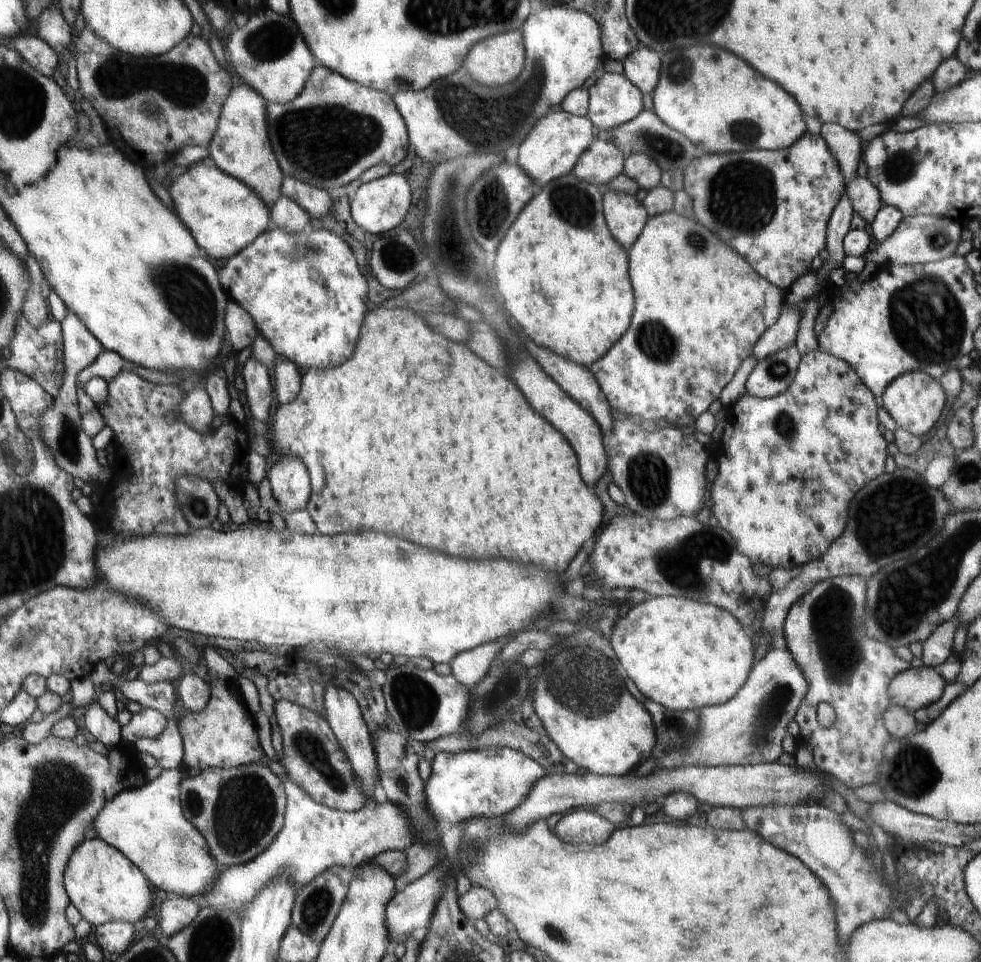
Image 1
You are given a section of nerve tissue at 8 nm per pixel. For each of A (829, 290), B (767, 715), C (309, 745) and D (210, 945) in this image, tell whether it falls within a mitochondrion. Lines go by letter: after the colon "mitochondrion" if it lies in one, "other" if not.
A: other
B: mitochondrion
C: mitochondrion
D: mitochondrion

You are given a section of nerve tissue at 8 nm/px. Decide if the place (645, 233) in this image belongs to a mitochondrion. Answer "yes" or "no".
no

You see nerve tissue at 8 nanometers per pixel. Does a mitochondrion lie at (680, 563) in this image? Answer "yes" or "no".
yes

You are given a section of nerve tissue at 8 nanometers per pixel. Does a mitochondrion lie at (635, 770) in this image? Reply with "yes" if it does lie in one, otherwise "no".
no

